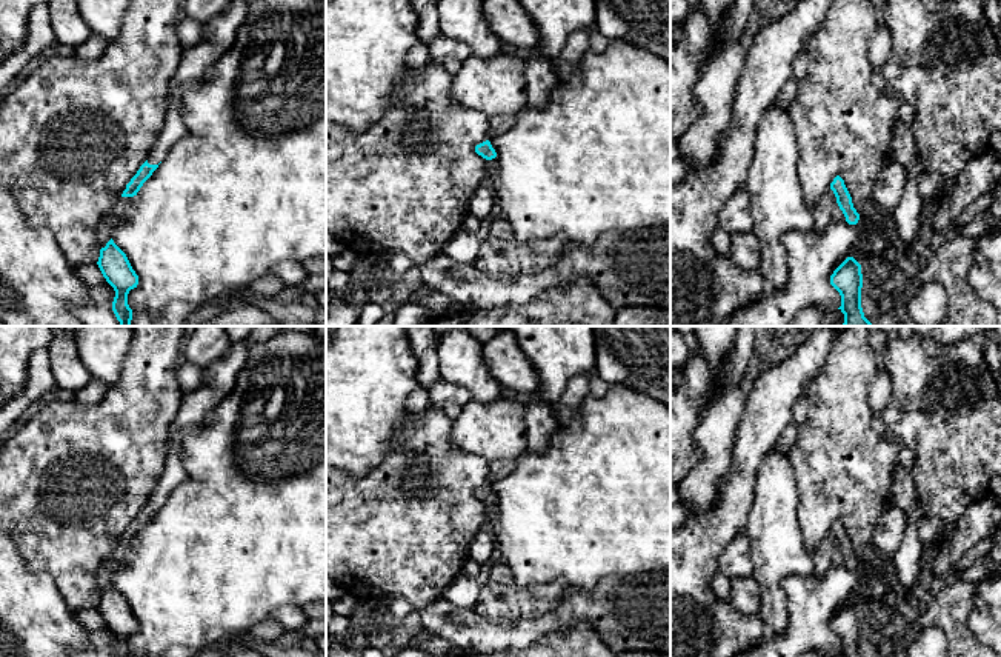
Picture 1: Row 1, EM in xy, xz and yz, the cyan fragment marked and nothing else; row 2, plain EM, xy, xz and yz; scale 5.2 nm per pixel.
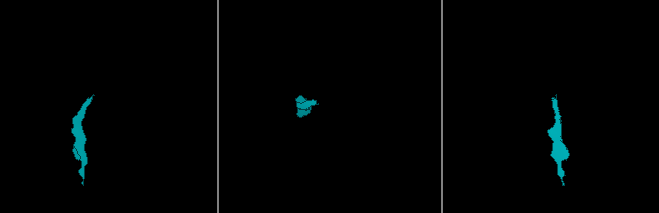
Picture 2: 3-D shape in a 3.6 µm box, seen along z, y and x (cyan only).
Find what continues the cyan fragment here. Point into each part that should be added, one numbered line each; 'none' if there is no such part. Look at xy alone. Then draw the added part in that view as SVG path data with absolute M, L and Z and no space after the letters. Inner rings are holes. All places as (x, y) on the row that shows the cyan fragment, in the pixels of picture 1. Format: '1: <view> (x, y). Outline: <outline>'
1: xy (219, 34). Outline: M231 0L228 8L203 25L203 37L198 43L183 51L180 65L172 77L165 128L151 154L149 165L158 165L171 146L186 134L181 122L181 91L186 83L201 82L215 62L234 45L237 29L248 15L246 0Z

